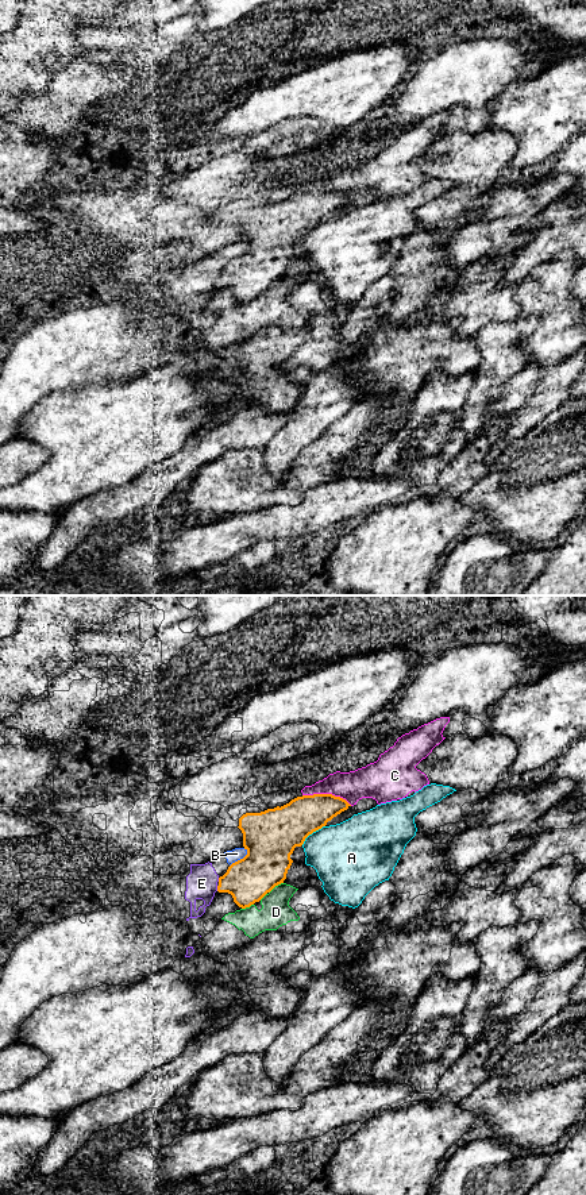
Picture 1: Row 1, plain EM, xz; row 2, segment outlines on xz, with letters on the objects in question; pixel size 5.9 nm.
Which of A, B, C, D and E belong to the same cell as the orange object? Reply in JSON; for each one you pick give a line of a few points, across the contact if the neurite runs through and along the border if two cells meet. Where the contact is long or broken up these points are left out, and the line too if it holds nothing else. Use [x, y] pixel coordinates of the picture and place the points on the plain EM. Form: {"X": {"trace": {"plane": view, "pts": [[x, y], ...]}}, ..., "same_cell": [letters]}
{"same_cell": []}

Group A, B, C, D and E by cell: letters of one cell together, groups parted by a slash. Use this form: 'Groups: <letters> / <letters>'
Groups: A / B E / C / D

